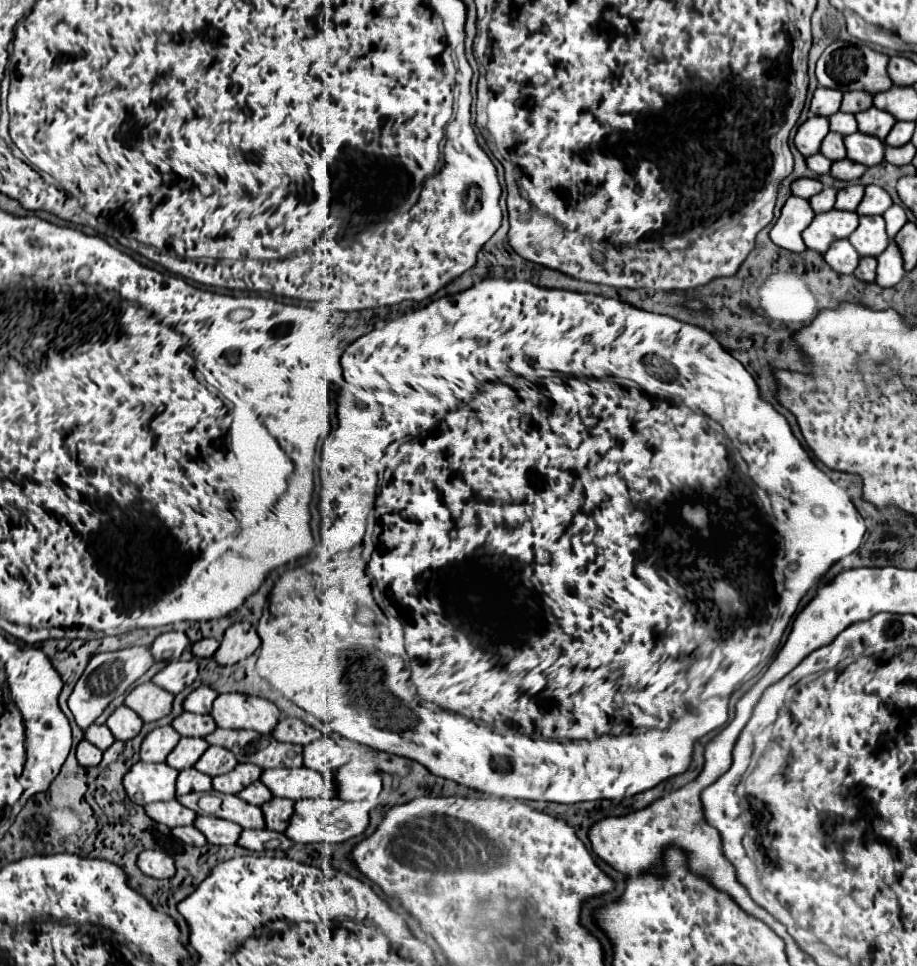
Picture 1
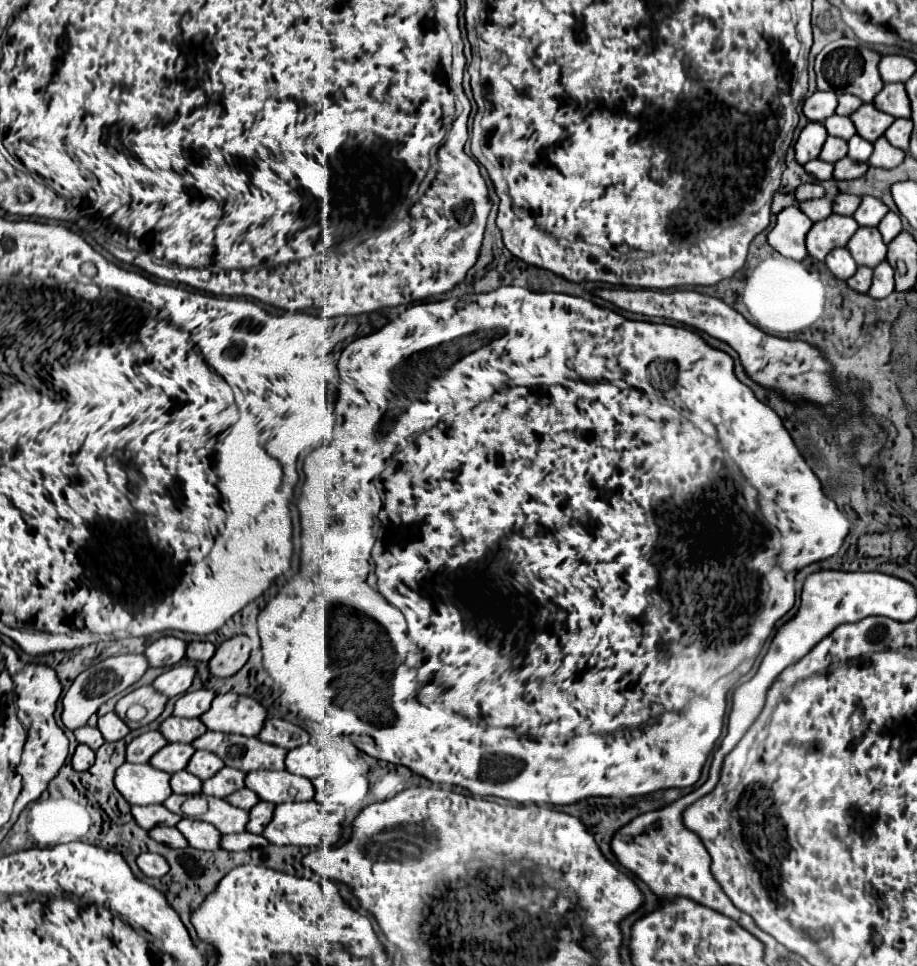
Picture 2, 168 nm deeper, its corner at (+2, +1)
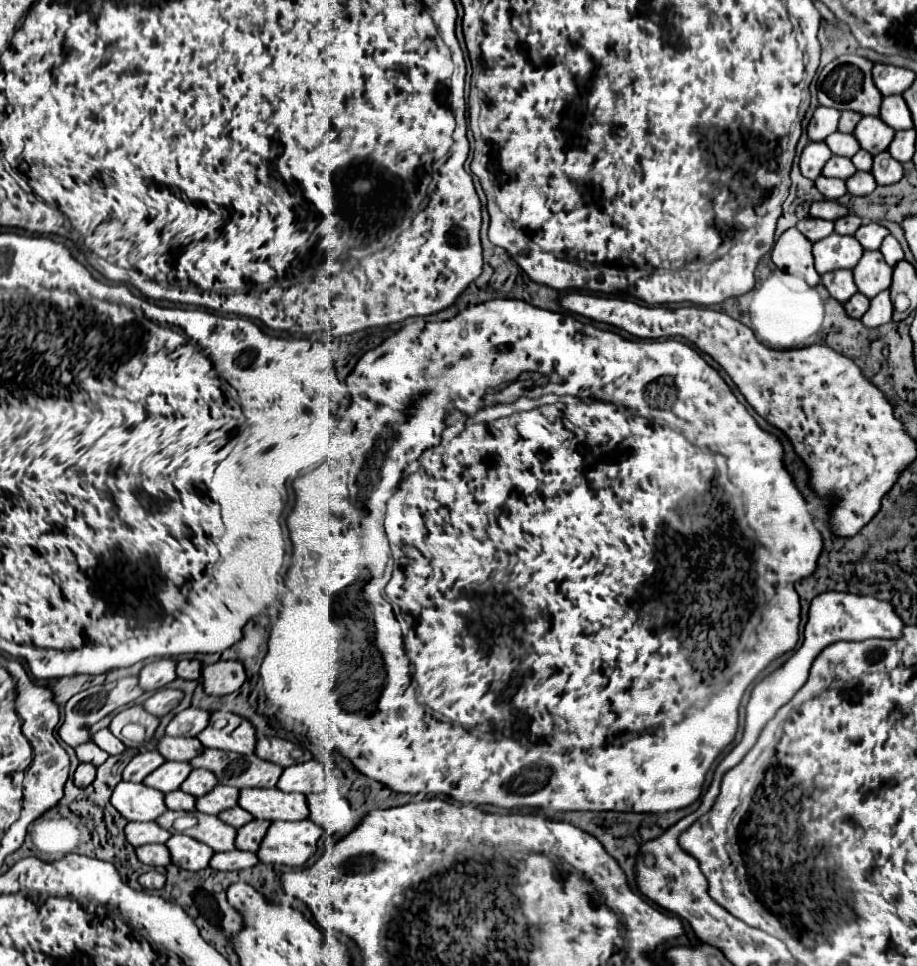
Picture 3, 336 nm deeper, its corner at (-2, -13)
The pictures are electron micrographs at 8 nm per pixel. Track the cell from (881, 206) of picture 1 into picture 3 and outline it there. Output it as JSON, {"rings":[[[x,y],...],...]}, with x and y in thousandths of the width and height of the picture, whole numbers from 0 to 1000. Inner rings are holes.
{"rings":[[[950,230],[950,232],[943,232],[939,234],[935,240],[932,240],[932,246],[937,248],[937,253],[943,257],[943,259],[959,259],[961,257],[961,251],[963,246],[969,242],[967,236],[963,236],[961,232],[956,230]]]}

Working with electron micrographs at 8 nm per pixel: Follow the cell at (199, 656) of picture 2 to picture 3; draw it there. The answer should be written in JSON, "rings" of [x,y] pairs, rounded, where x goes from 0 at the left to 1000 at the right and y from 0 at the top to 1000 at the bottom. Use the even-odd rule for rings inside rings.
{"rings":[[[197,683],[193,685],[193,702],[215,704],[219,700],[219,685],[215,683]]]}

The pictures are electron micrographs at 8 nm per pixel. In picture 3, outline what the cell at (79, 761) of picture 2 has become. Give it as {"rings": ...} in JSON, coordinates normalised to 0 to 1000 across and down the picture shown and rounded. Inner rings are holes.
{"rings":[[[86,791],[82,797],[82,814],[93,816],[104,807],[104,793],[99,791]]]}

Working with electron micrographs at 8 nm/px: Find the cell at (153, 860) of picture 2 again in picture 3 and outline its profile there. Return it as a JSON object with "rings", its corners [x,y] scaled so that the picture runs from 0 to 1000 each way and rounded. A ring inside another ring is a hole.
{"rings":[[[165,901],[165,903],[158,903],[152,907],[152,915],[158,921],[176,921],[180,917],[180,907],[171,901]]]}

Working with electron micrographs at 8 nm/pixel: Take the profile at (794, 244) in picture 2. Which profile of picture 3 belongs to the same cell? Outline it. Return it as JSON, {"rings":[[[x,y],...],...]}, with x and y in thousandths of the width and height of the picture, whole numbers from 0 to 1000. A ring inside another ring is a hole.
{"rings":[[[860,236],[845,251],[841,265],[850,280],[874,286],[882,296],[891,296],[893,284],[887,277],[884,255],[887,253],[869,236]]]}

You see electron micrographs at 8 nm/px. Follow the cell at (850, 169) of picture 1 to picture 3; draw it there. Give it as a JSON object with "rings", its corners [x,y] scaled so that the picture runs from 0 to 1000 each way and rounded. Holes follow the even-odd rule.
{"rings":[[[932,178],[924,186],[924,197],[926,197],[926,201],[932,201],[932,203],[945,203],[954,197],[954,193],[956,193],[956,188],[950,178]]]}

